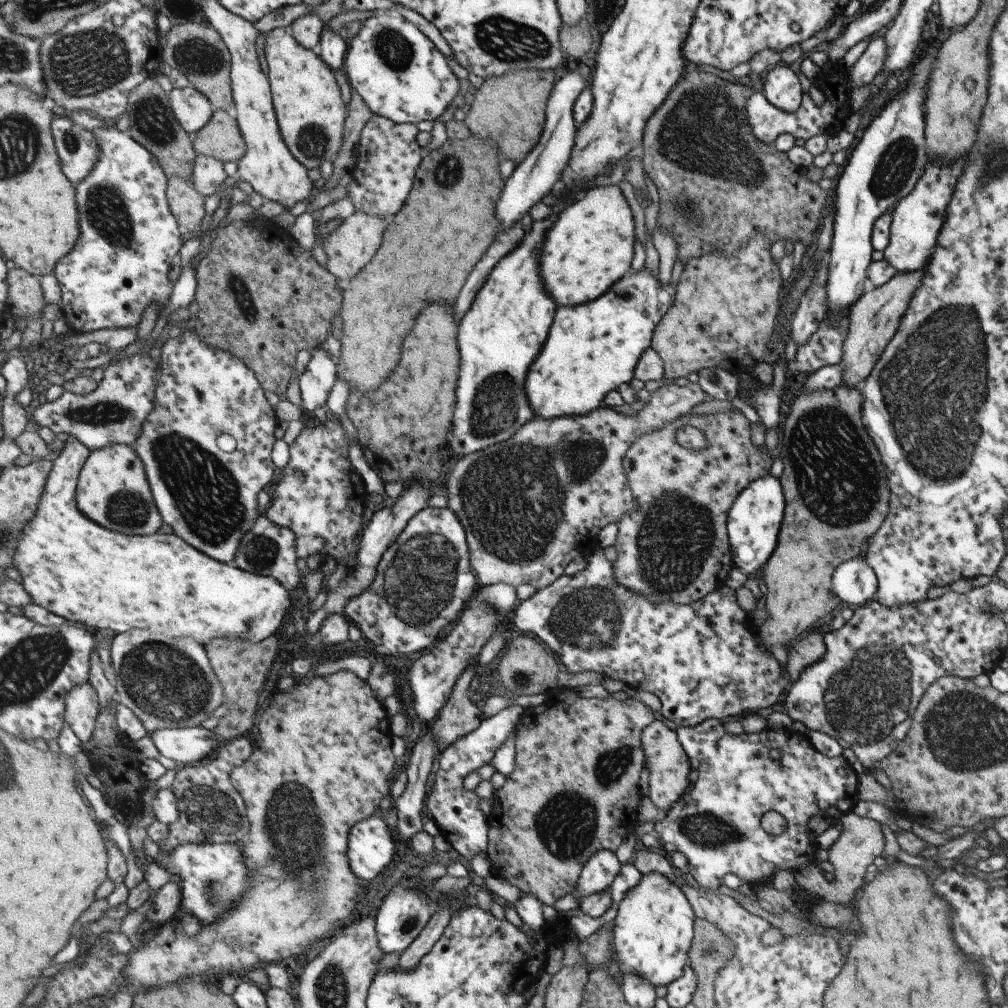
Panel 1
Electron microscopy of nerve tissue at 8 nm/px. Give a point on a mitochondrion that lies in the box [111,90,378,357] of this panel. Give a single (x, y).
(151, 117)

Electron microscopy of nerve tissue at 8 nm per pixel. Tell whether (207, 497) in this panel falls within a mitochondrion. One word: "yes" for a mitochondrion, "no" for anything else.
yes

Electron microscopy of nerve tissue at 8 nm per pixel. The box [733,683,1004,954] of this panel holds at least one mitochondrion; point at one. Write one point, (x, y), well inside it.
(968, 938)

